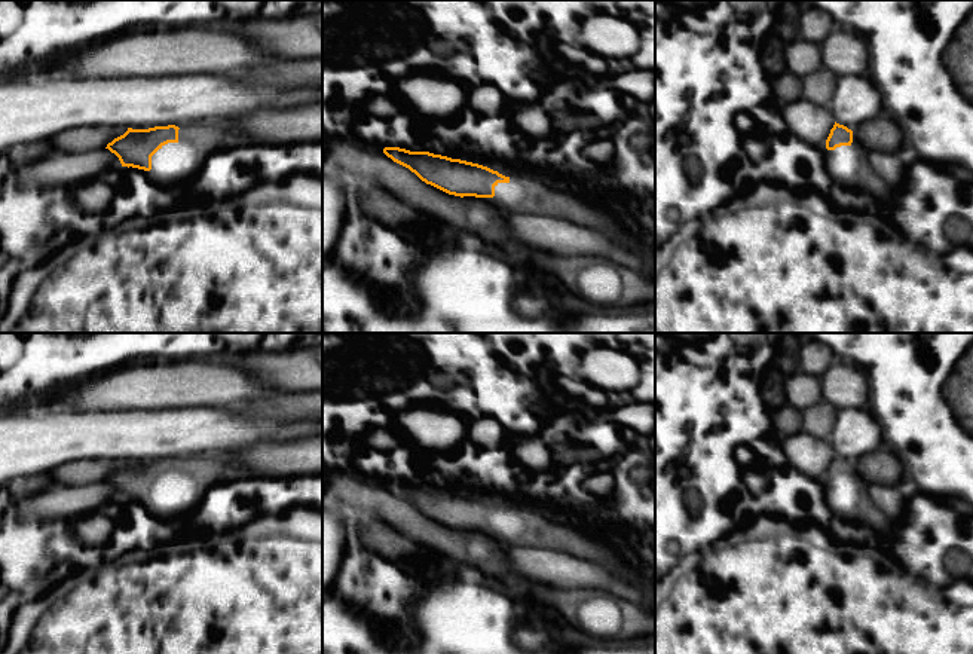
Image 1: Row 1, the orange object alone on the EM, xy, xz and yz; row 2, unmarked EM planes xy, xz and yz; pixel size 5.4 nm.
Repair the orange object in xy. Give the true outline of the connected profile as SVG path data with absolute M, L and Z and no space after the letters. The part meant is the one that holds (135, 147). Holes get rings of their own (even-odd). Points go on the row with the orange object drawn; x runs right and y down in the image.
M196 122L184 126L154 126L149 129L132 129L107 144L122 166L132 166L144 171L152 169L152 156L168 143L180 143L192 155L196 164L211 153L233 149L242 144L254 144L251 138L241 135L223 123Z

